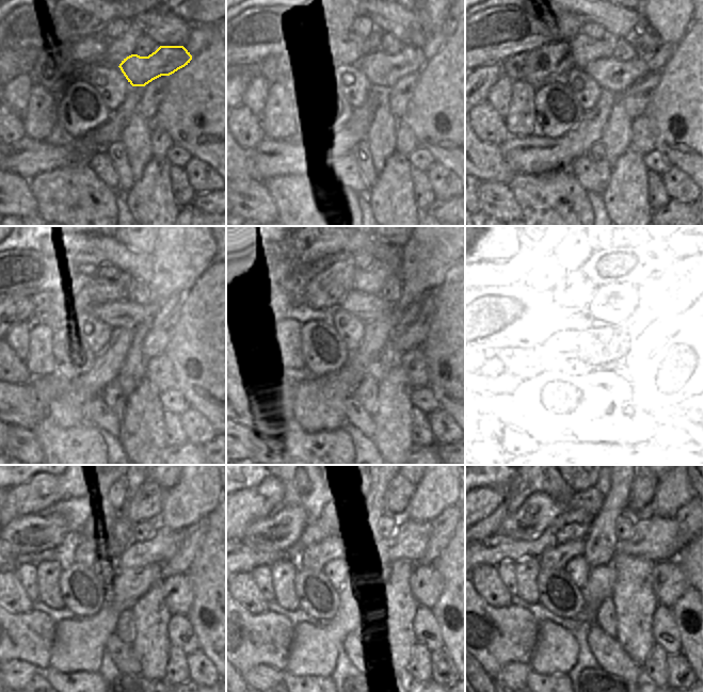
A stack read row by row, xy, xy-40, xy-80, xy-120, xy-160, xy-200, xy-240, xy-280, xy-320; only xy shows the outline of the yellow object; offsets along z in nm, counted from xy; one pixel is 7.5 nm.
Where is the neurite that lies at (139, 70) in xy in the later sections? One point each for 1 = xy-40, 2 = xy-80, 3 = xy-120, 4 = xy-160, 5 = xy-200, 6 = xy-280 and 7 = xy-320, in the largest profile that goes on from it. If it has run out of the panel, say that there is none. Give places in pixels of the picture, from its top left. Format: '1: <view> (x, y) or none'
1: xy-40 (381, 70)
2: xy-80 (614, 76)
3: xy-120 (127, 314)
4: xy-160 (368, 307)
5: xy-200 (596, 303)
6: xy-280 (315, 557)
7: xy-320 (556, 559)

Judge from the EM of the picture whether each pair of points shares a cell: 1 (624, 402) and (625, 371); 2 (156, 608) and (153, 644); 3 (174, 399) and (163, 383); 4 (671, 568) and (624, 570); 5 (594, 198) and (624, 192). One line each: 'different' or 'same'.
1: same
2: same
3: different
4: different
5: different

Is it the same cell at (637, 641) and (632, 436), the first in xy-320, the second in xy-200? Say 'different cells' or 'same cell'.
same cell

